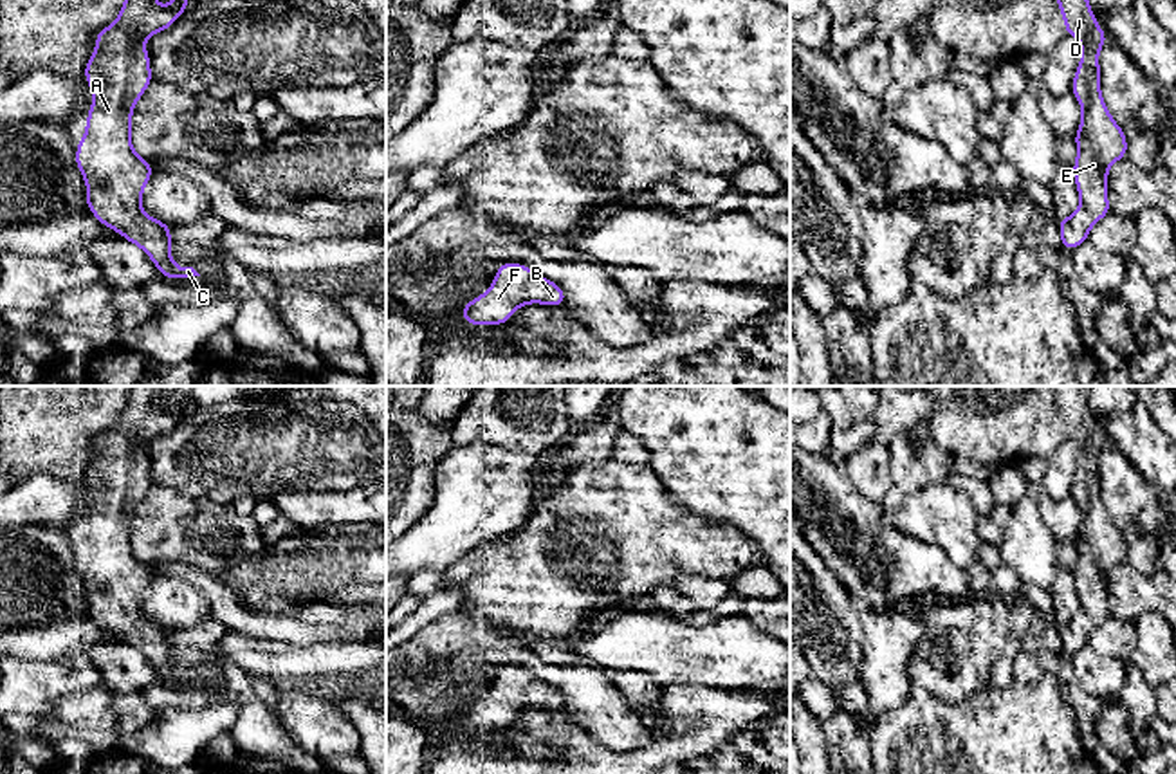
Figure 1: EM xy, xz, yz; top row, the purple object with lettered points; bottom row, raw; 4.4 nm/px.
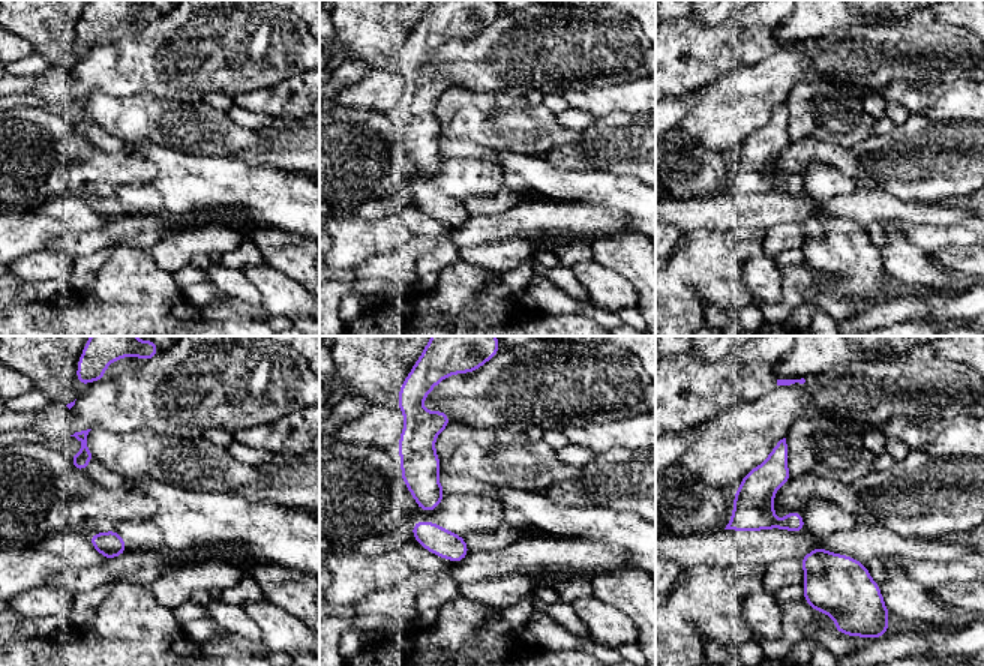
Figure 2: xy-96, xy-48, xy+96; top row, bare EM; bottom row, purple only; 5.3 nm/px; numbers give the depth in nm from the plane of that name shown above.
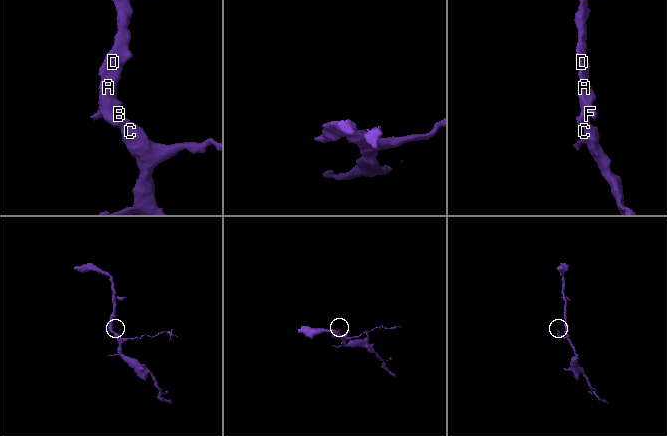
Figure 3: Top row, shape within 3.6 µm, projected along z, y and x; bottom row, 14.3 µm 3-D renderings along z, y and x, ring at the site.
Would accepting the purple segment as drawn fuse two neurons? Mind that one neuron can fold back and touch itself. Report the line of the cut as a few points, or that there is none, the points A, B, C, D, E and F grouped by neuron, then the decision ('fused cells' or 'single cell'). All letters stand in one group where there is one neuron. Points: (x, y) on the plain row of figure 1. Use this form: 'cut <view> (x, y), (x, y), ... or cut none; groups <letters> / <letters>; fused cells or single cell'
cut none; groups A B C D E F; single cell

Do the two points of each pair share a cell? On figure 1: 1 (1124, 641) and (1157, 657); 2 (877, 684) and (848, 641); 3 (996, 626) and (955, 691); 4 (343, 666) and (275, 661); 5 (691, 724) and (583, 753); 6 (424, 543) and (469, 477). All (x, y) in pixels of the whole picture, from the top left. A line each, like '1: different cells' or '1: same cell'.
1: different cells
2: different cells
3: same cell
4: same cell
5: same cell
6: same cell

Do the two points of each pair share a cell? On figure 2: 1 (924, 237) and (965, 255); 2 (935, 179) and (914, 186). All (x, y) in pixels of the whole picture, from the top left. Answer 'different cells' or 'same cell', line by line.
1: different cells
2: same cell

